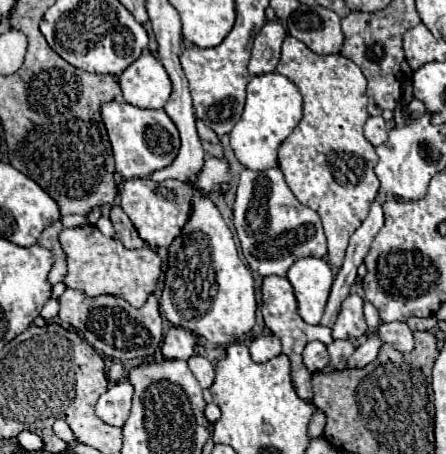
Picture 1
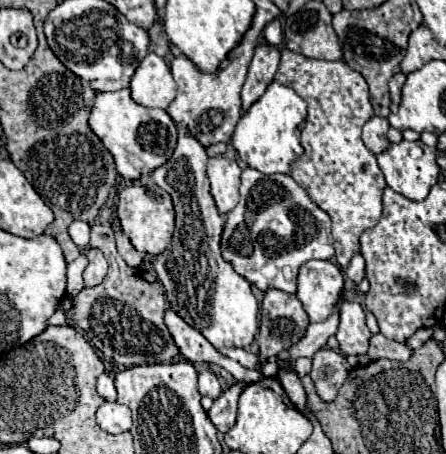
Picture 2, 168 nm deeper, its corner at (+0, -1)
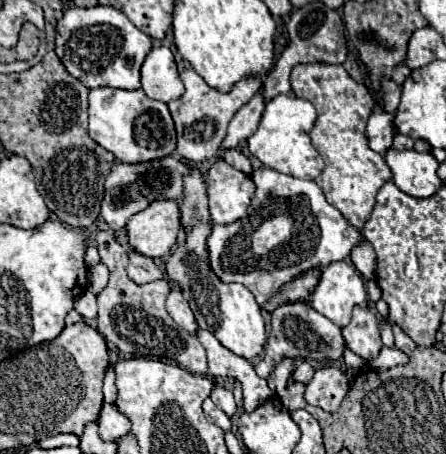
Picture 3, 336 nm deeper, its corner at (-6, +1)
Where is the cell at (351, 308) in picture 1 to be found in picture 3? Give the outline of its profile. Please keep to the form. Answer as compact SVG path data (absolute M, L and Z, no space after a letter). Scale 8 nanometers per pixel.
M361 305L353 309L351 323L343 327L343 337L345 337L347 347L355 355L359 355L365 363L375 359L383 347L379 323L375 315L367 307L361 307Z

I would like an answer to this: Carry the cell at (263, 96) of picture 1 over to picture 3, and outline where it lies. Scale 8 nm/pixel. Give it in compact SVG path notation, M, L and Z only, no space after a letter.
M277 95L265 105L259 129L247 139L251 155L255 155L263 165L279 173L287 173L297 179L315 179L325 165L323 157L317 153L309 137L315 119L315 107L307 99L293 95Z

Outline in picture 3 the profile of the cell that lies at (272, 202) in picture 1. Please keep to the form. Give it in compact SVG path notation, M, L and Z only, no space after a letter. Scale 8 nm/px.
M263 167L253 171L251 179L257 185L253 201L249 205L249 213L229 225L213 225L211 235L207 237L207 251L211 261L211 271L223 283L241 283L245 285L255 301L263 305L269 297L273 297L281 285L289 283L297 275L313 269L313 267L327 267L333 261L345 259L353 247L361 245L365 239L361 229L353 227L333 205L327 203L323 191L317 187L315 181L303 181L291 175L283 175L275 169Z

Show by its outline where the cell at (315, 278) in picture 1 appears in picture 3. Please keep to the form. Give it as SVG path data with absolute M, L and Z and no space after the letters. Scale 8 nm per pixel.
M335 261L321 273L321 281L311 295L311 307L333 321L337 327L345 327L351 321L355 305L367 301L365 283L347 261Z

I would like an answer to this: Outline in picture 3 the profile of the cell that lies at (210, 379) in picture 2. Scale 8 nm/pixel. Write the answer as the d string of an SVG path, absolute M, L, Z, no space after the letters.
M213 387L211 399L213 399L213 403L215 403L221 411L227 413L227 417L233 417L233 415L235 415L237 405L235 405L233 393L231 393L229 389L225 389L225 387Z

